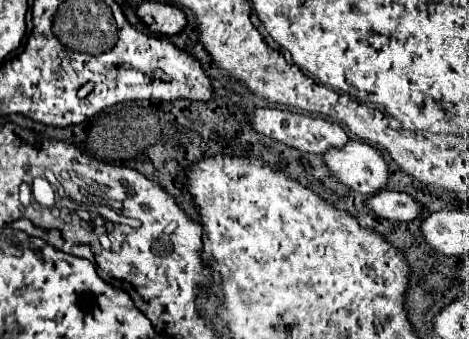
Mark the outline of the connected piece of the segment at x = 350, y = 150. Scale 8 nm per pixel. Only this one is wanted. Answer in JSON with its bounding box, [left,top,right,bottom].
[322,140,390,194]

